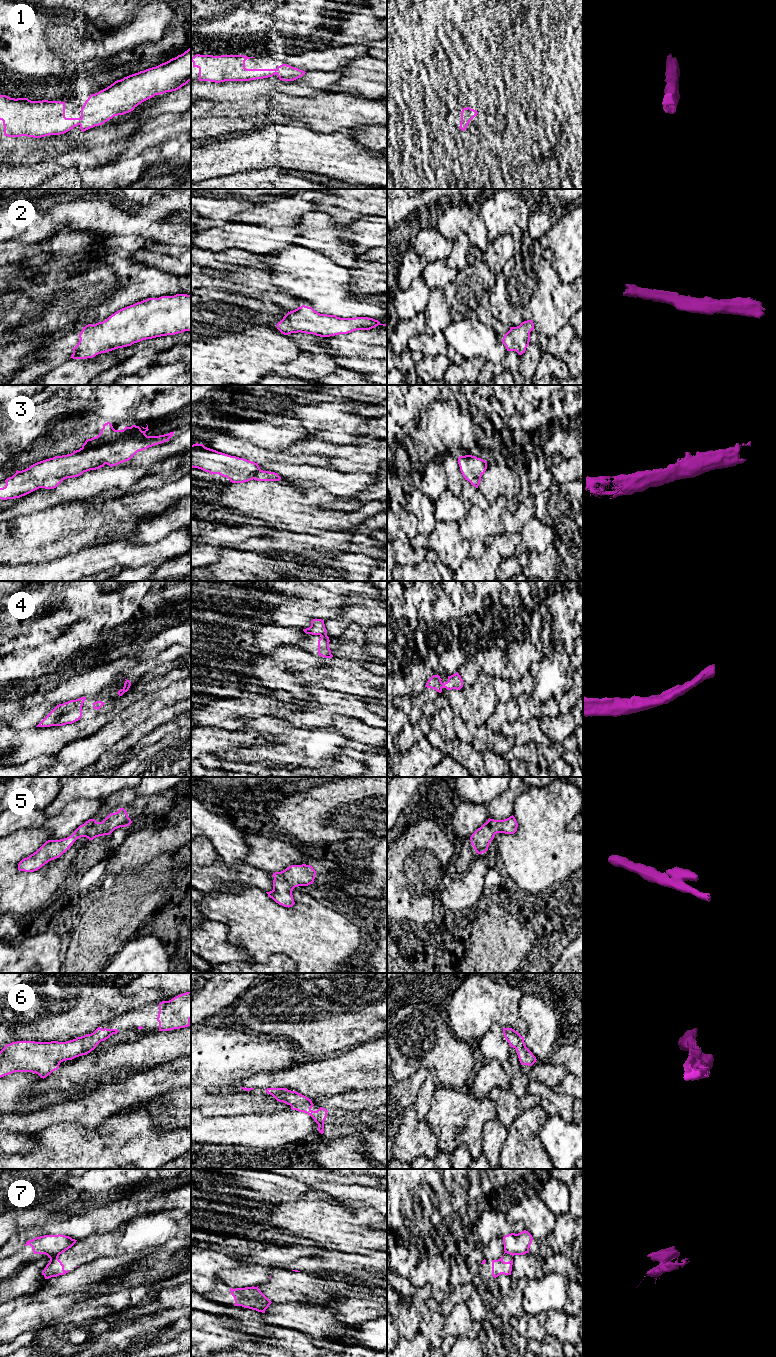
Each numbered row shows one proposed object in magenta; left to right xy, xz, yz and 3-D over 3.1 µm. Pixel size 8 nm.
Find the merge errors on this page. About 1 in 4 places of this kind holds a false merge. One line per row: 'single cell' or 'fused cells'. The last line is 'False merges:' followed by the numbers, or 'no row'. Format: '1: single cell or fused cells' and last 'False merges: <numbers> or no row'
1: single cell
2: single cell
3: single cell
4: single cell
5: single cell
6: single cell
7: fused cells
False merges: 7

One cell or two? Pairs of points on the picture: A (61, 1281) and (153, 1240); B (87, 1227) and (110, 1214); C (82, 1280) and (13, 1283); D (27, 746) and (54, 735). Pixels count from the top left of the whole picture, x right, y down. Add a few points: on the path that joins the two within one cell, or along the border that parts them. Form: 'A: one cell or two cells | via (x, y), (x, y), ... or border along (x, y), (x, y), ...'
A: two cells | border along (142, 1249), (138, 1252), (125, 1253), (118, 1256)
B: one cell | via (93, 1221), (96, 1218), (104, 1217)
C: two cells | border along (35, 1291), (16, 1296), (13, 1299)
D: one cell | via (34, 742), (47, 741)

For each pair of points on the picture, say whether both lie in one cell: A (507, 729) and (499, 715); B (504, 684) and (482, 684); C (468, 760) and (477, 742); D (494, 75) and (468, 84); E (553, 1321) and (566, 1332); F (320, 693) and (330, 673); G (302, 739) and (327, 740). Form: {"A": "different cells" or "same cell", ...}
{"A": "different cells", "B": "different cells", "C": "different cells", "D": "same cell", "E": "same cell", "F": "different cells", "G": "same cell"}

